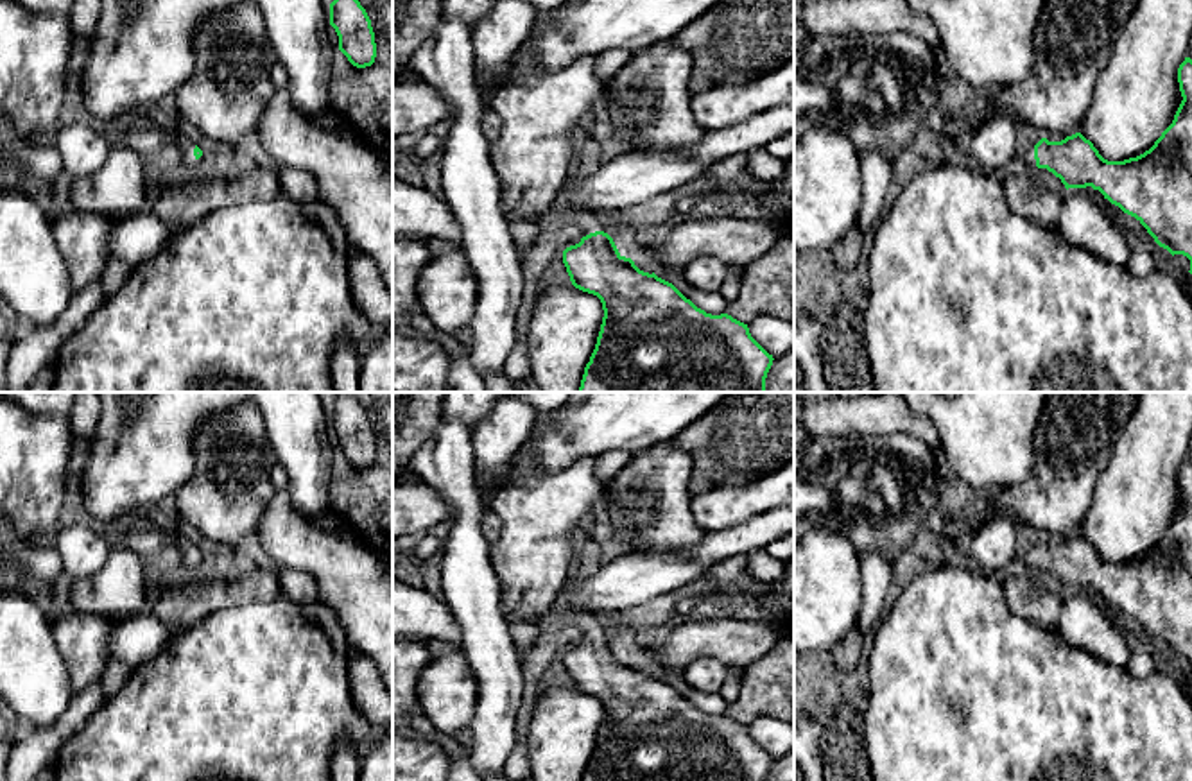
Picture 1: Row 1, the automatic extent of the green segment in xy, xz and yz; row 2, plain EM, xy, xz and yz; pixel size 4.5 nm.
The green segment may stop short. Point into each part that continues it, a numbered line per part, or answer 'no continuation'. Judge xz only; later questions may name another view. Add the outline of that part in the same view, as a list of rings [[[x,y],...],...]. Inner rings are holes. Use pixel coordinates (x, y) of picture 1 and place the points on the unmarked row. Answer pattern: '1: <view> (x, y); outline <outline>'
1: xz (558, 618); outline [[[559,604],[552,607],[545,616],[541,616],[536,622],[536,625],[541,634],[559,632],[568,627],[579,629],[583,638],[595,634],[595,632],[606,634],[600,616],[592,614],[592,613],[583,613],[577,609],[570,609],[570,607],[563,607]]]

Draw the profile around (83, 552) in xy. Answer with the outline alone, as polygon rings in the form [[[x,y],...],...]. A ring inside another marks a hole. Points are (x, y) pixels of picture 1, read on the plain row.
[[[86,525],[63,528],[56,537],[63,571],[73,579],[88,579],[102,570],[113,550],[111,541]]]

